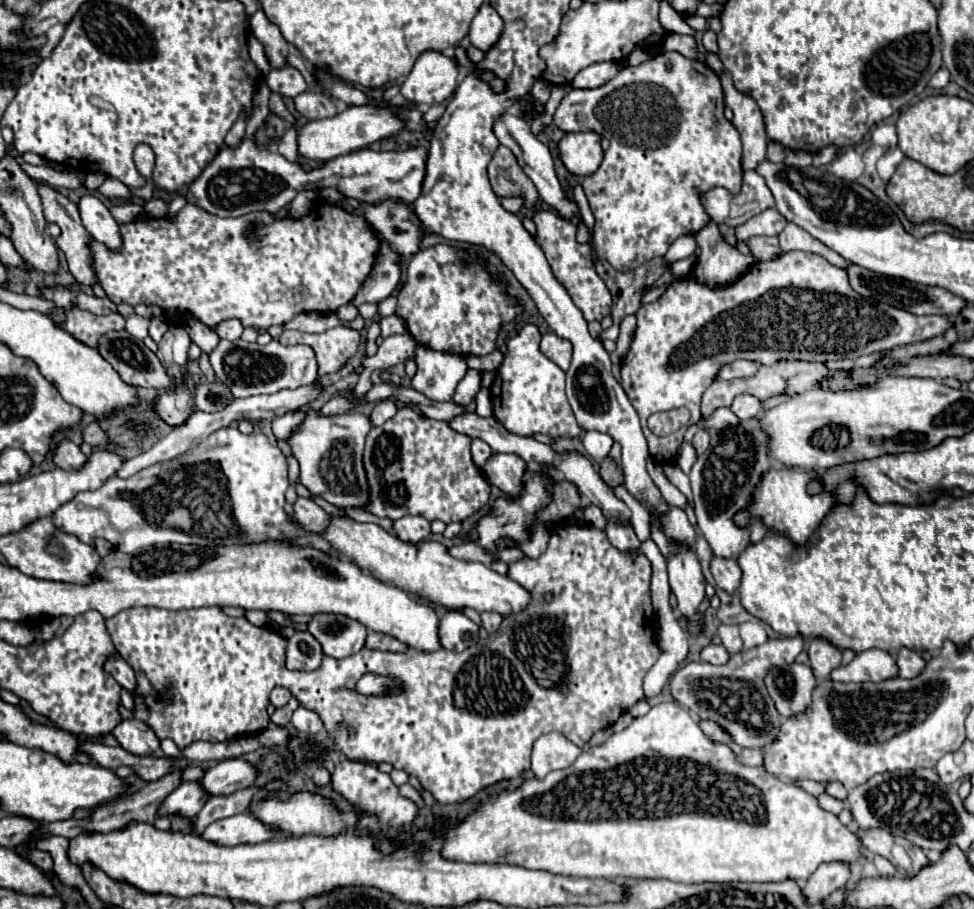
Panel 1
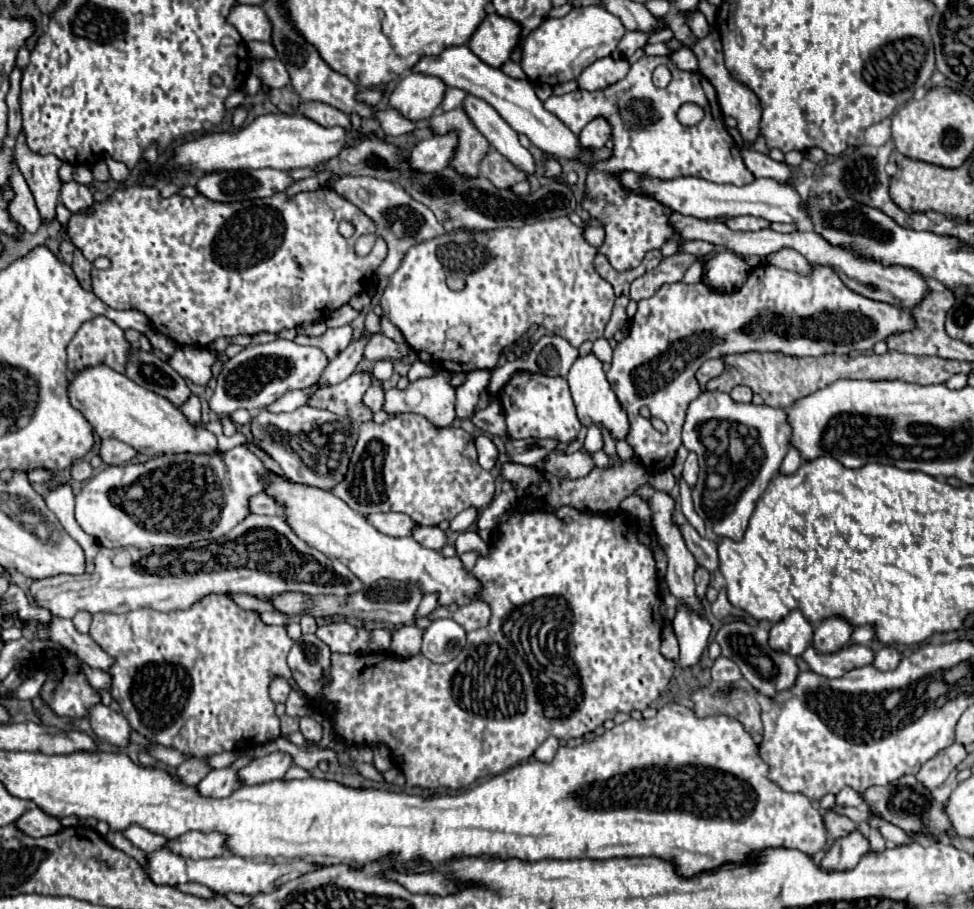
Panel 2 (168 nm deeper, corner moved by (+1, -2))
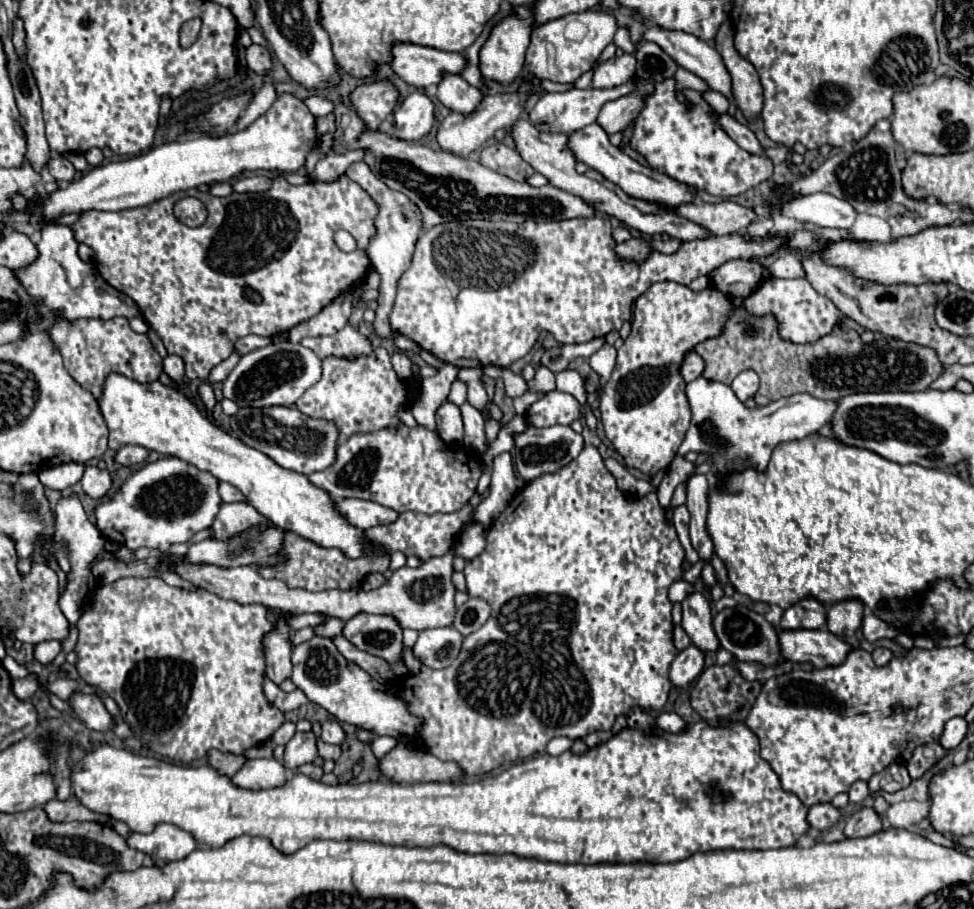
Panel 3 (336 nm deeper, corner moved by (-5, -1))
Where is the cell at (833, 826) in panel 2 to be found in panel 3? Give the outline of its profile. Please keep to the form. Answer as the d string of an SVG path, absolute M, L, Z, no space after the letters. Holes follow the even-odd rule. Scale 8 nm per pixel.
M816 804L816 806L810 806L810 812L808 812L810 826L818 830L828 830L834 824L838 824L842 818L844 818L842 810L832 804Z

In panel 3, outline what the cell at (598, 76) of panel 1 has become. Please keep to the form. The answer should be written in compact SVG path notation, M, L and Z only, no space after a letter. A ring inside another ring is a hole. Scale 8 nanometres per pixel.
M622 54L614 56L606 62L602 62L596 72L592 86L594 88L616 88L624 84L626 80L632 80L636 74L636 58L634 54Z

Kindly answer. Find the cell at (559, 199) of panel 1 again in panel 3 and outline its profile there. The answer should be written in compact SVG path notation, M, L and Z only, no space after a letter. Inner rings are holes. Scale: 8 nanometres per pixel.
M444 76L442 84L438 84L436 96L446 108L460 114L472 114L484 98L482 92L462 80L462 76Z

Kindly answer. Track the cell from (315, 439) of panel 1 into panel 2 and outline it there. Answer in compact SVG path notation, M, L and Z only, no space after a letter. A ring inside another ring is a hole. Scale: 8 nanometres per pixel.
M308 405L290 413L260 409L250 423L250 431L258 445L282 467L288 479L320 489L330 489L344 477L348 459L358 439L358 423Z

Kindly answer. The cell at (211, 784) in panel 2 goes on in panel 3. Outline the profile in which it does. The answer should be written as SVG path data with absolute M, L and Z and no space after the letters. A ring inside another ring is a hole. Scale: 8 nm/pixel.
M272 758L246 760L244 766L230 780L238 788L250 788L250 790L276 788L278 784L286 782L286 770L278 760Z

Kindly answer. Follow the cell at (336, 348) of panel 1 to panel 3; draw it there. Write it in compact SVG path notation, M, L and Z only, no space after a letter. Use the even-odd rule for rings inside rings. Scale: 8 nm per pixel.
M346 324L342 330L338 330L332 336L316 336L316 338L304 338L302 340L304 346L308 346L310 350L314 350L318 356L326 358L326 356L366 356L372 352L372 346L368 342L366 336L362 336L352 324Z

